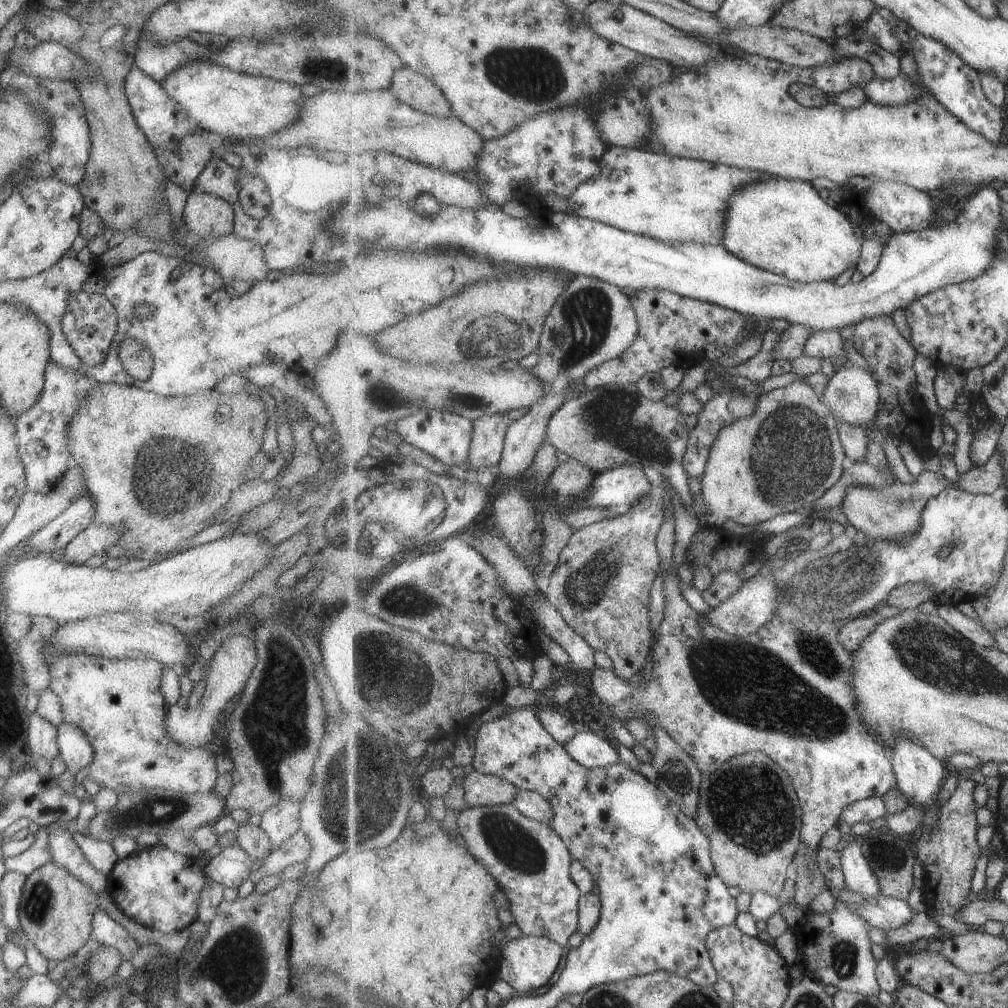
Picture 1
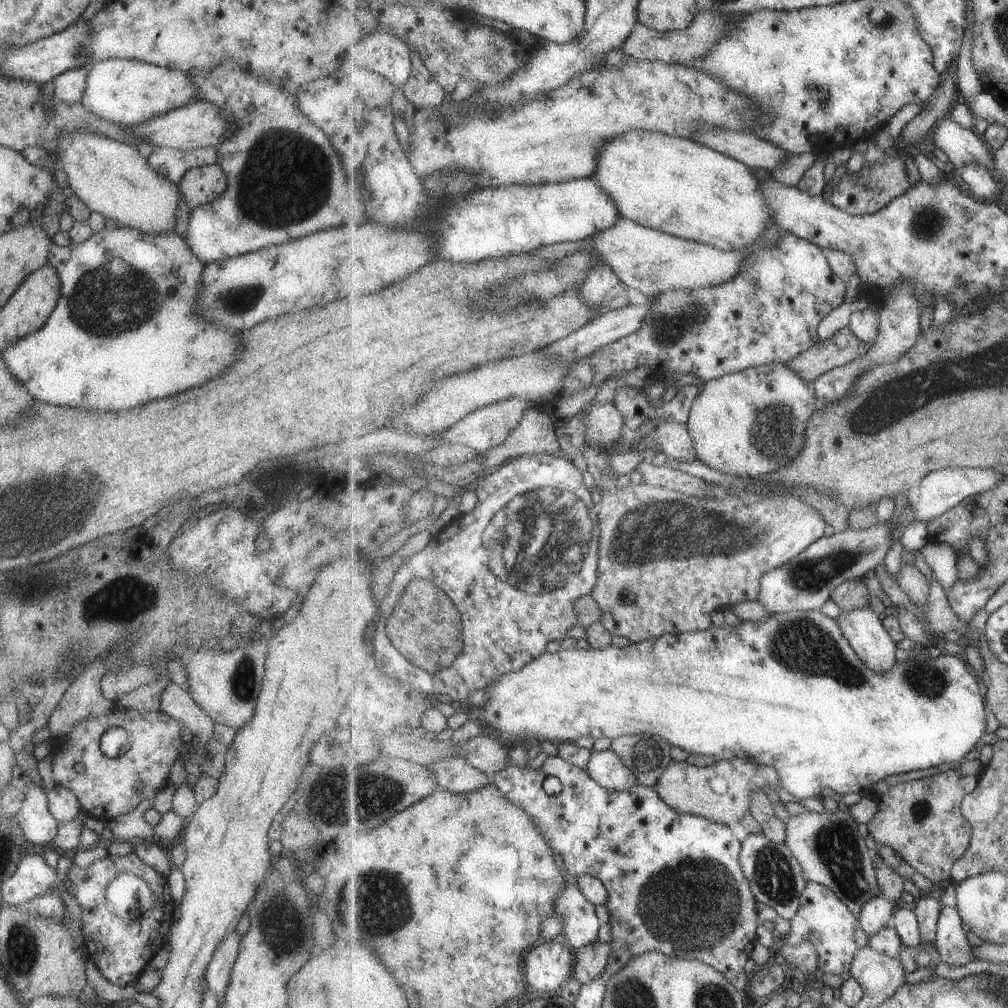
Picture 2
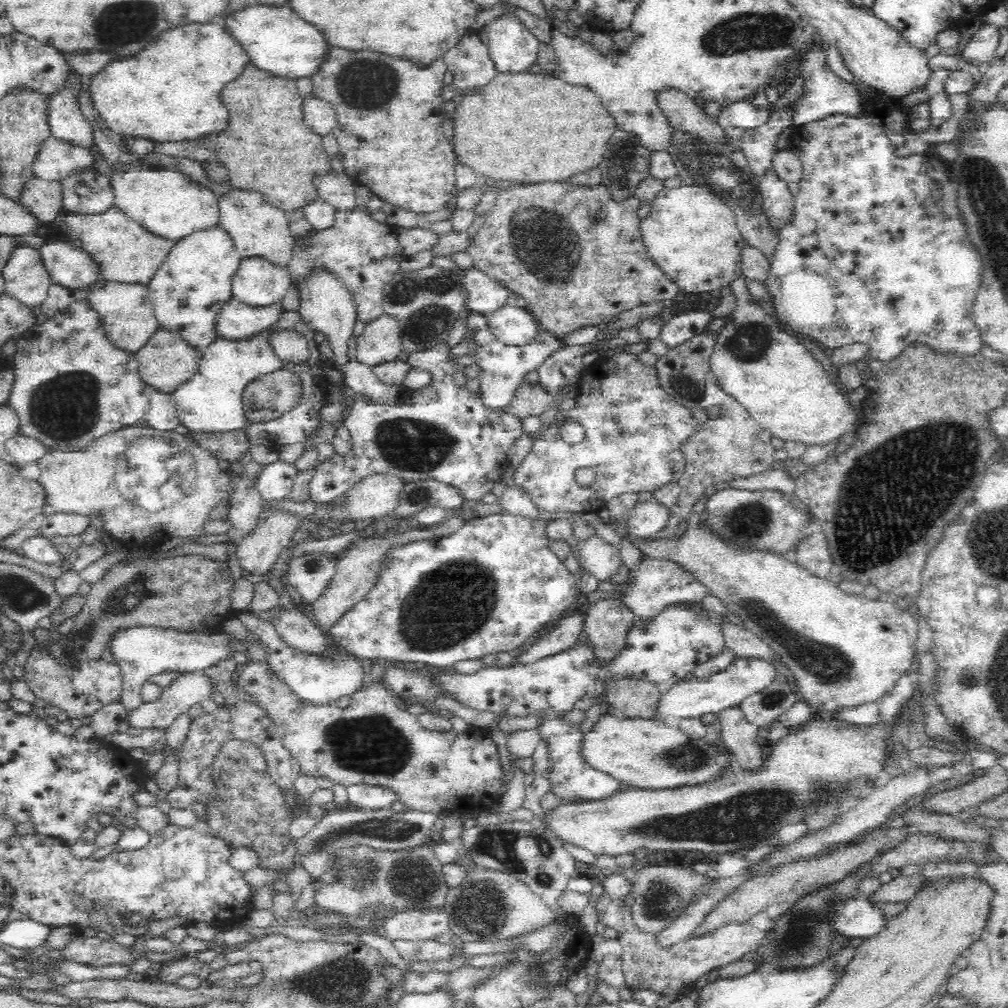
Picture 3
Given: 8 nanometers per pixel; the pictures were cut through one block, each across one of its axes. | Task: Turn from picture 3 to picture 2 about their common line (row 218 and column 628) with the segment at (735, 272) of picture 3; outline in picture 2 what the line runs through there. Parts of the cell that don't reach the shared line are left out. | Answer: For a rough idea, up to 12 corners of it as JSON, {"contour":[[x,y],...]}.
{"contour":[[819,610],[543,652],[516,741],[659,734],[797,800],[963,762],[962,658],[879,674]]}

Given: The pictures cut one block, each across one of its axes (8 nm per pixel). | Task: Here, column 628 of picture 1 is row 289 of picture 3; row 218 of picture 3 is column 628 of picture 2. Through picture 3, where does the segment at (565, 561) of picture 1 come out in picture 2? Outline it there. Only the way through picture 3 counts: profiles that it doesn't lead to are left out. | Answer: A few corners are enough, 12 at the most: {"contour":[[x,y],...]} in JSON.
{"contour":[[616,488],[599,503],[602,624],[709,630],[823,538],[791,494]]}

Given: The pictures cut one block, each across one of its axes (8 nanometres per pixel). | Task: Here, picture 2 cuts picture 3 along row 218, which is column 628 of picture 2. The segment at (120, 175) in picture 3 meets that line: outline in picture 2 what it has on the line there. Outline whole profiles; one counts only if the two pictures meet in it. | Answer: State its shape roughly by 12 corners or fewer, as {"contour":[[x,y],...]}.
{"contour":[[689,137],[602,140],[619,216],[723,250],[776,224],[751,167]]}

